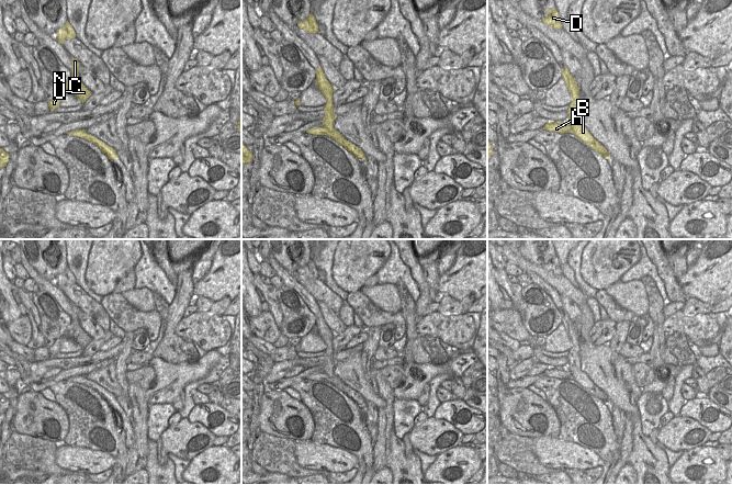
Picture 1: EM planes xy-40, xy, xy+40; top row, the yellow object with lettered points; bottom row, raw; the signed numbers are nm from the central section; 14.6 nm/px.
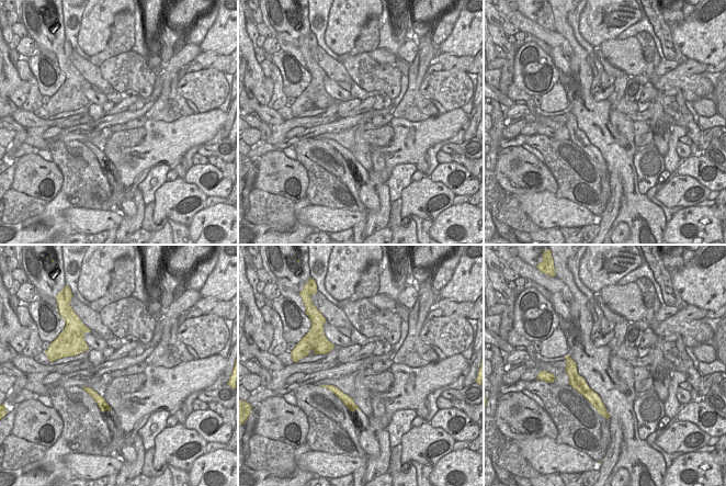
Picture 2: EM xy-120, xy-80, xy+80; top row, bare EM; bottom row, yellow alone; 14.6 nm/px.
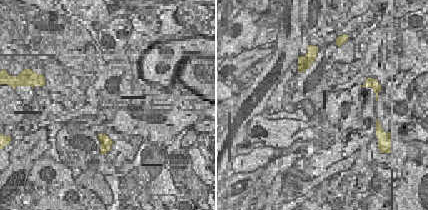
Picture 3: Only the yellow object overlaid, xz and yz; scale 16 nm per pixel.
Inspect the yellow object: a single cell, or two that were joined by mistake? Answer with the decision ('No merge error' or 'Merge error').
Merge error.

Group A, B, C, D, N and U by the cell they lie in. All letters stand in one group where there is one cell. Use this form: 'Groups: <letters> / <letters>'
Groups: A / B C D N U.

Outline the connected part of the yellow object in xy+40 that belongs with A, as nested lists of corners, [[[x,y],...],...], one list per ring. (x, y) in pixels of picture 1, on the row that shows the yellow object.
[[[549,122],[543,126],[543,129],[547,129],[549,132],[560,133],[560,134],[572,132],[572,127],[568,127],[563,122]]]

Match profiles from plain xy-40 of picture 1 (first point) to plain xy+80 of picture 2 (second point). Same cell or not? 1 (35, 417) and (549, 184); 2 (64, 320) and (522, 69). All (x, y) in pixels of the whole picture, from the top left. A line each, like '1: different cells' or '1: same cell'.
1: same cell
2: same cell

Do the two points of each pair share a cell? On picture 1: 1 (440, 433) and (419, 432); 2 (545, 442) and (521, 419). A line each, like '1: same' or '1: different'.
1: same
2: different

